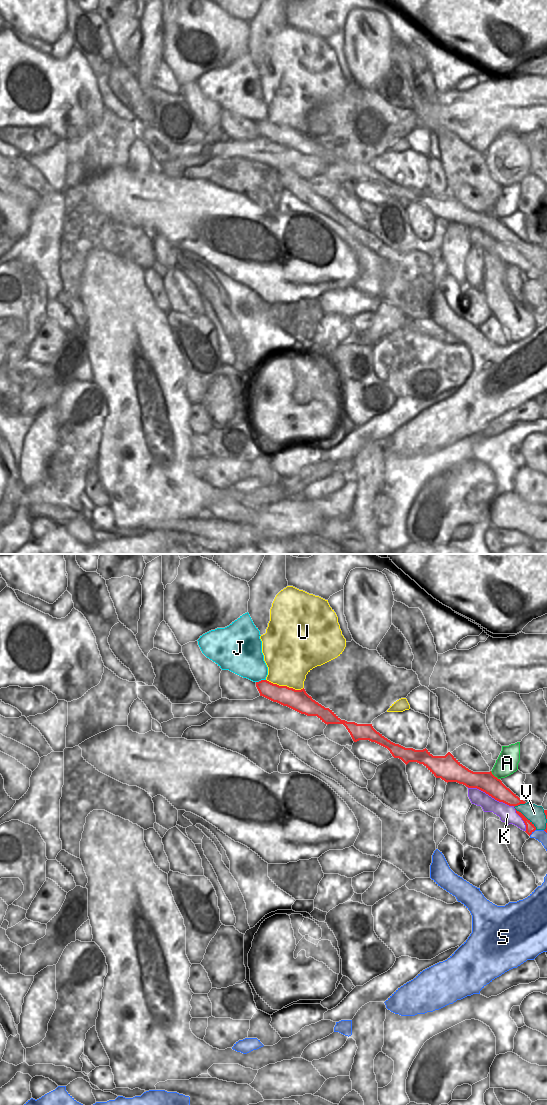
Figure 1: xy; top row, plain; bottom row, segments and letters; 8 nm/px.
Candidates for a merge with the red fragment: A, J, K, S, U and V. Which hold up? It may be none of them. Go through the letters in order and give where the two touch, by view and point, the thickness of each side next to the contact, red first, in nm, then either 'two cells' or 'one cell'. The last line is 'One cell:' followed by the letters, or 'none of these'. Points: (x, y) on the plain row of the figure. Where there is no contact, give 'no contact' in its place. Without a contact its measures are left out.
A: xy (494, 216) | 160/180 nm | two cells
J: xy (261, 120) | 150/300 nm | two cells
K: xy (491, 236) | 160/140 nm | two cells
S: xy (532, 271) | 70/90 nm | two cells
U: xy (285, 126) | 170/400 nm | two cells
V: xy (525, 257) | 70/140 nm | two cells
One cell: none of these

